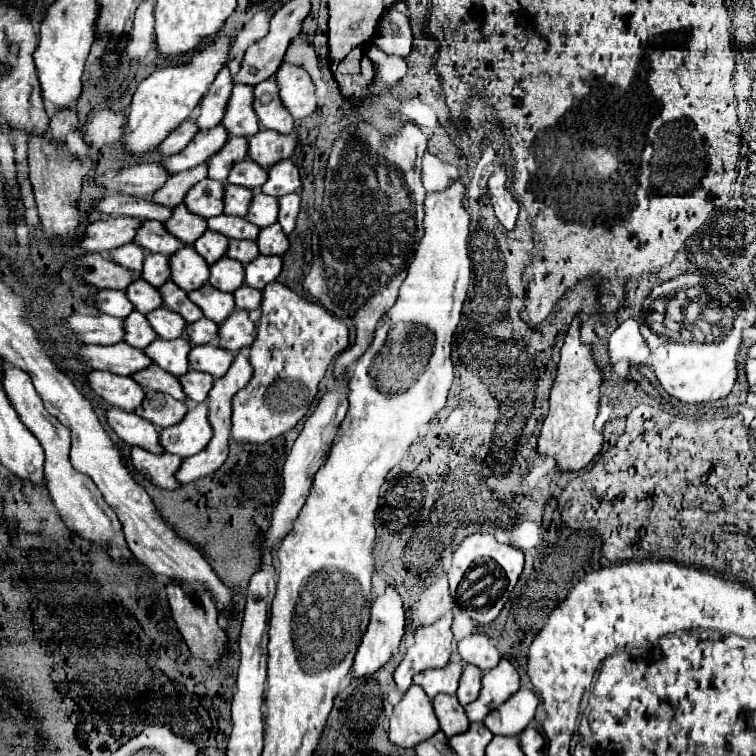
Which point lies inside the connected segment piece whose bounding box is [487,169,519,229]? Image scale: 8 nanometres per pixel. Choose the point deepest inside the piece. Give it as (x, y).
(506, 208)

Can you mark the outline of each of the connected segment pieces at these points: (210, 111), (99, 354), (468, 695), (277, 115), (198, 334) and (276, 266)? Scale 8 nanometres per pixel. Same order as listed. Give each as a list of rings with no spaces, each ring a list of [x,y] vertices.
[[[227,67],[219,71],[215,81],[211,83],[205,99],[201,99],[201,115],[197,117],[199,129],[211,129],[221,123],[225,117],[225,105],[229,103],[229,93],[233,89],[233,77]]]
[[[125,341],[117,345],[107,345],[107,347],[105,345],[85,345],[79,357],[83,357],[91,369],[93,367],[121,367],[121,369],[111,369],[111,373],[119,373],[119,375],[135,375],[137,371],[153,365],[153,361],[145,357],[141,349],[125,345]]]
[[[467,665],[459,681],[457,699],[461,705],[469,705],[479,697],[479,691],[481,691],[481,669],[477,669],[475,665]]]
[[[275,79],[261,81],[255,87],[255,101],[253,109],[259,117],[259,123],[267,129],[275,129],[279,133],[291,133],[293,131],[293,117],[285,109],[279,97],[279,87]]]
[[[201,317],[195,323],[187,323],[185,333],[187,333],[187,339],[193,345],[205,345],[205,343],[215,343],[217,341],[219,327],[217,327],[217,323],[209,321],[207,317]]]
[[[259,255],[245,267],[245,283],[263,289],[267,283],[275,281],[281,273],[283,261],[279,255]]]

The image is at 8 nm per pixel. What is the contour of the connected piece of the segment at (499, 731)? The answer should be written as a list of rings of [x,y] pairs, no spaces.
[[[519,689],[501,709],[485,717],[485,725],[493,735],[519,735],[535,715],[539,705],[537,695],[531,689]]]

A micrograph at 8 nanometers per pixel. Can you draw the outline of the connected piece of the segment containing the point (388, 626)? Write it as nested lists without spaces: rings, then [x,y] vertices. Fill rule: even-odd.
[[[387,585],[385,593],[379,595],[371,605],[371,621],[369,621],[369,627],[367,627],[367,631],[361,639],[361,645],[357,649],[357,655],[355,655],[353,677],[367,677],[367,675],[375,673],[379,667],[383,667],[389,661],[389,657],[395,653],[395,649],[399,647],[399,641],[403,637],[403,629],[405,629],[403,601],[401,601],[397,589]]]

